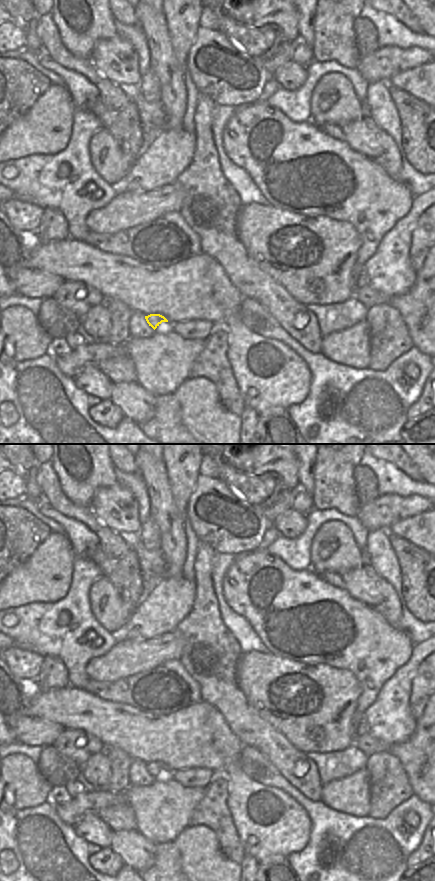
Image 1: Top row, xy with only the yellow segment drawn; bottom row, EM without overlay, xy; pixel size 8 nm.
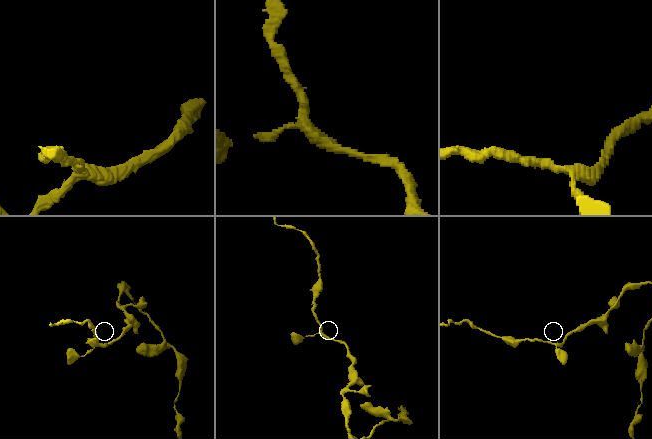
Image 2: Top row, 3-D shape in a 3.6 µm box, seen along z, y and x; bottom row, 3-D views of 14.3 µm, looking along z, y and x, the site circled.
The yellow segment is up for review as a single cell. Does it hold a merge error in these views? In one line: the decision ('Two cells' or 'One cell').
One cell

